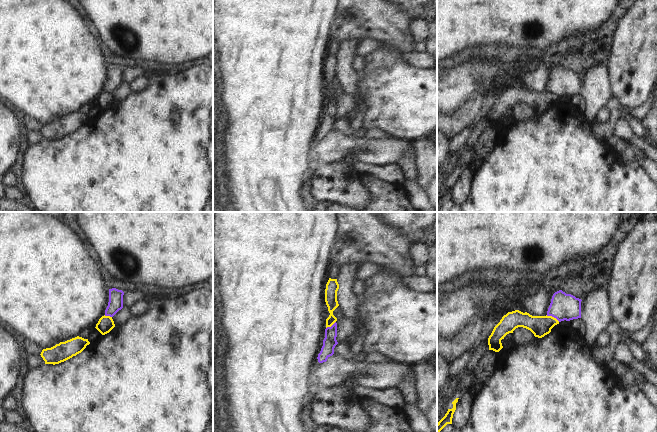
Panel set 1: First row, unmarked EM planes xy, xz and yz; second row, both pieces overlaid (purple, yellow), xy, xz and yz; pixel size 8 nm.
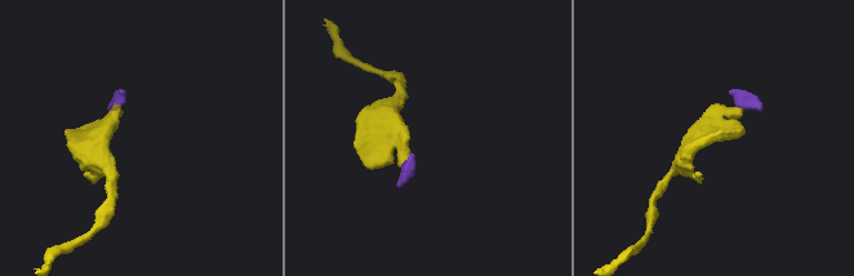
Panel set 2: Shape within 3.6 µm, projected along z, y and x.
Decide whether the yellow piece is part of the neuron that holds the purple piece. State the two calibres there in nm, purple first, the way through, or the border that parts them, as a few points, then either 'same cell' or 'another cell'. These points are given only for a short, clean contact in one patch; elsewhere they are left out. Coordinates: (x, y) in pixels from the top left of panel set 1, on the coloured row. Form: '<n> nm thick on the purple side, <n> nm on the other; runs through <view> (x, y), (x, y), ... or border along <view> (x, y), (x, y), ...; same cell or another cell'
220 nm thick on the purple side, 160 nm on the other; border along yz (546, 315), (551, 315), (559, 321); another cell

